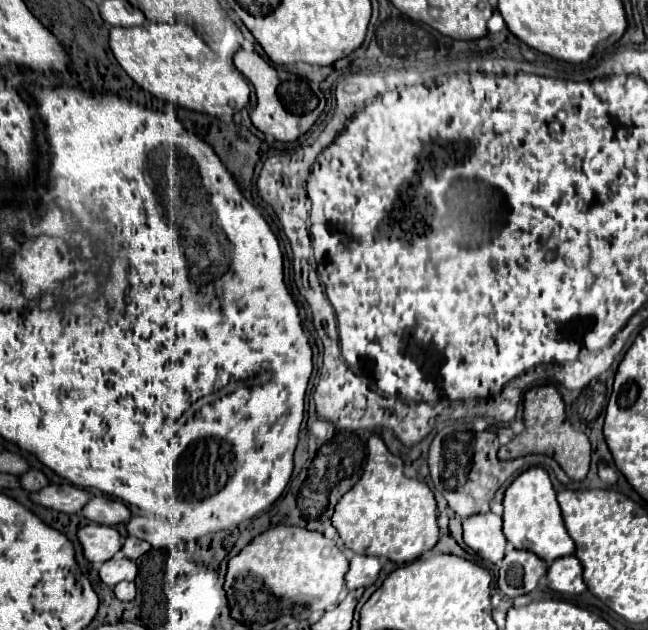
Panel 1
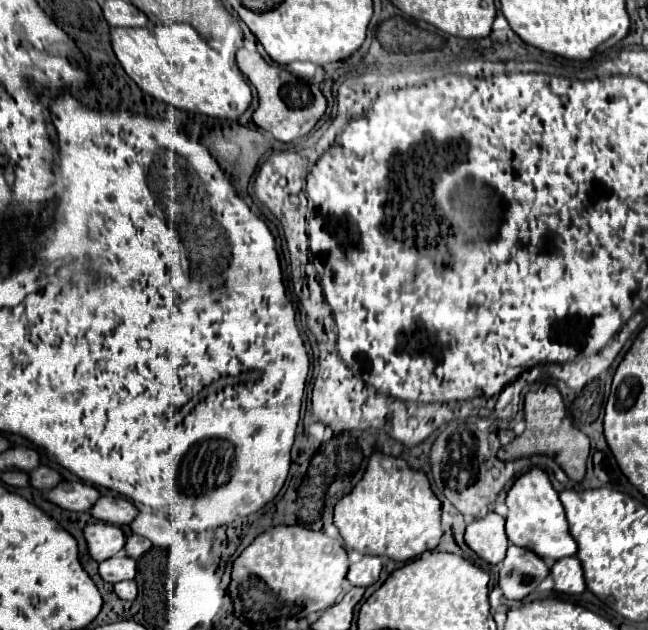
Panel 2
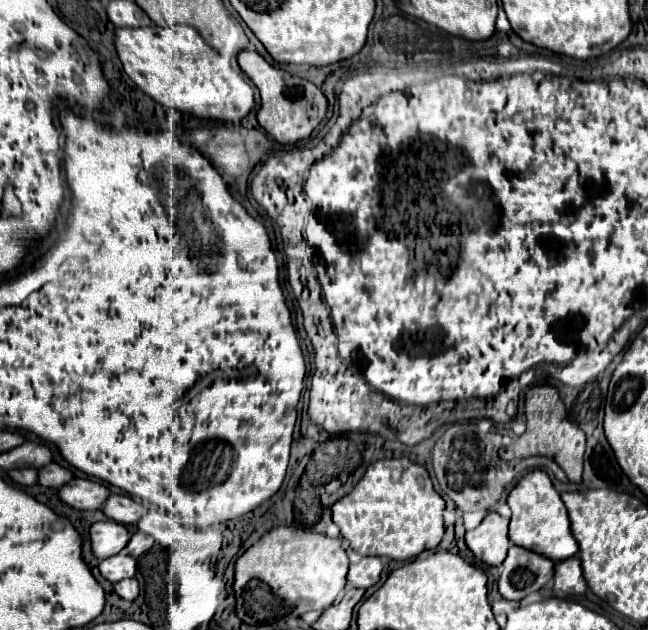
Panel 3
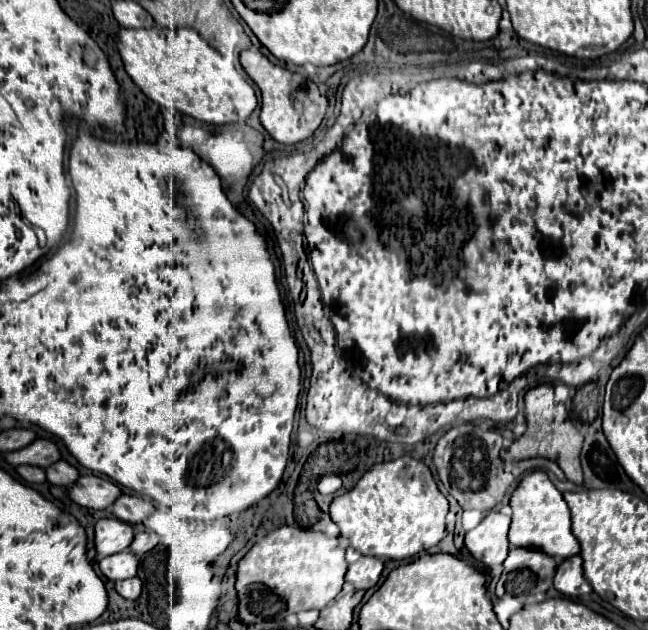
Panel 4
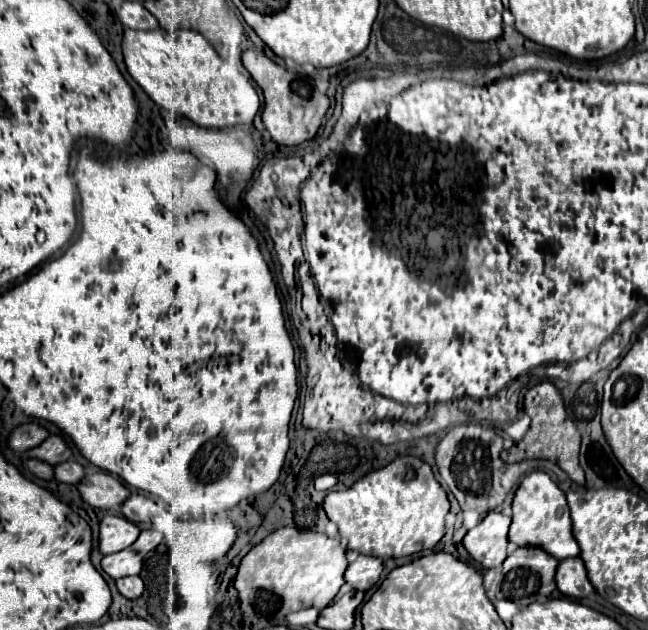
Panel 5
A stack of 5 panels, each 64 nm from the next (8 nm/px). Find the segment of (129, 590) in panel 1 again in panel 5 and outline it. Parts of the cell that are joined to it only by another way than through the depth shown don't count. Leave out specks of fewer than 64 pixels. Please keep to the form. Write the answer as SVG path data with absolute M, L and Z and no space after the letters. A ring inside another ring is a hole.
M126 576L126 578L120 578L116 580L116 586L118 586L118 592L130 600L138 598L142 592L144 592L144 582L140 576Z

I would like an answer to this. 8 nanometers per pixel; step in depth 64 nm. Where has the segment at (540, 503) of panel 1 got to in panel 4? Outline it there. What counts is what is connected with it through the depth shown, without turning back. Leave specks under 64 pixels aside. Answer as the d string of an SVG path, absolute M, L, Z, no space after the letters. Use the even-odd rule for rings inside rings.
M544 472L526 474L518 484L518 488L514 490L510 506L512 506L512 524L508 540L512 546L536 548L540 552L546 552L548 556L554 556L556 560L566 560L580 552L580 544L570 530L570 510L566 506L566 500Z

